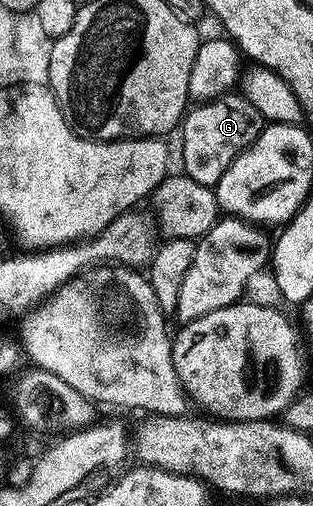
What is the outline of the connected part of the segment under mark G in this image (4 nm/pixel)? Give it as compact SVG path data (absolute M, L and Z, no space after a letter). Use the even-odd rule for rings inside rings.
M230 92L222 94L220 98L211 98L194 105L186 113L179 126L179 135L181 134L181 162L185 165L183 167L184 173L199 184L216 187L218 180L223 176L223 172L227 172L227 168L232 162L261 135L262 129L263 119L261 114L240 93Z

